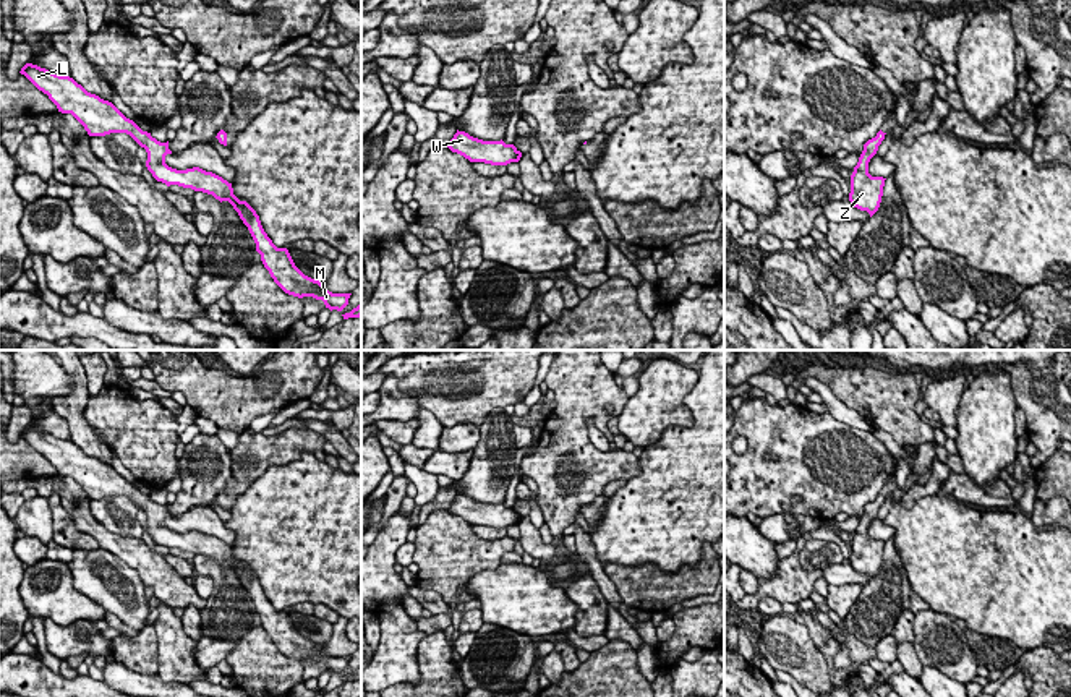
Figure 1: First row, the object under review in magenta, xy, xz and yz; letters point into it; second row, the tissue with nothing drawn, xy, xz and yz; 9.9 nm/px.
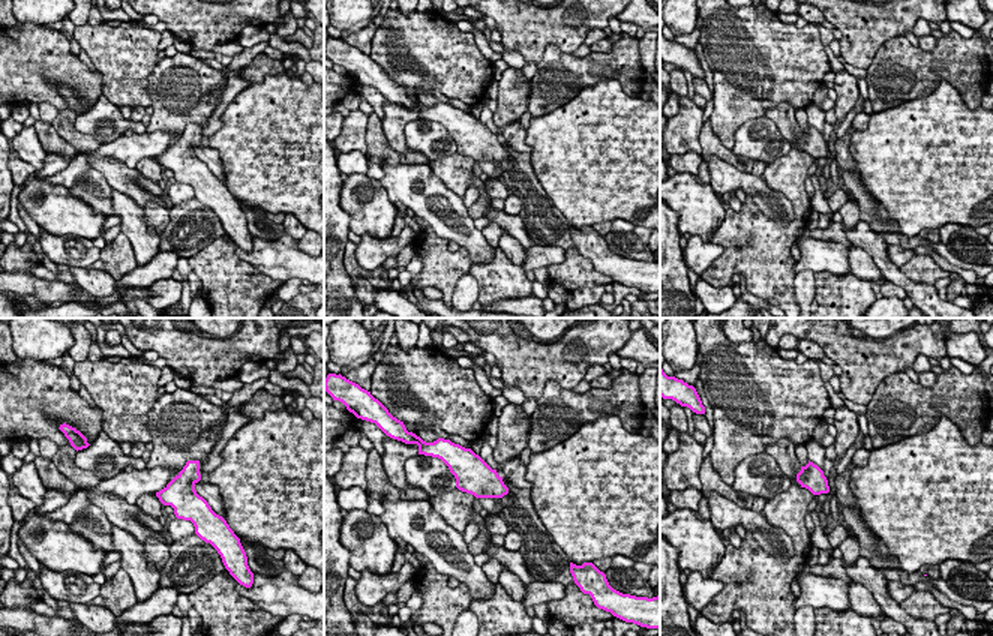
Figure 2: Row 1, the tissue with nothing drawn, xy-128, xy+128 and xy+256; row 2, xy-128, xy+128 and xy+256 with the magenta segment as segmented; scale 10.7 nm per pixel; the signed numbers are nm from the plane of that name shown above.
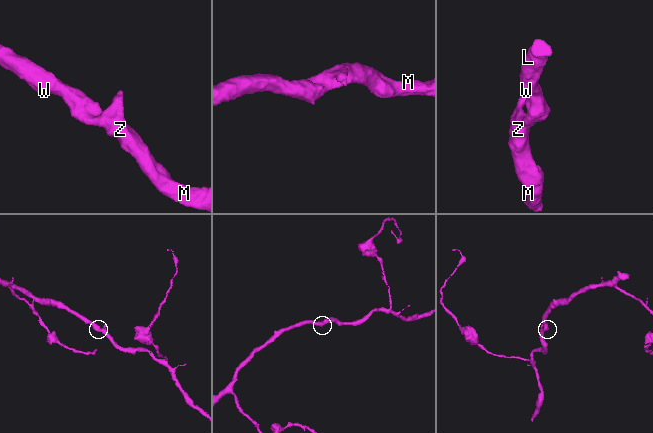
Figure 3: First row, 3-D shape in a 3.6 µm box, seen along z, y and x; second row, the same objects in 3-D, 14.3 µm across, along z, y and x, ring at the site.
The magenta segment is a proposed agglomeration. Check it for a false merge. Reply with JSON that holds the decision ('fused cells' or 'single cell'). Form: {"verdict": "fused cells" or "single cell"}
{"verdict": "single cell"}

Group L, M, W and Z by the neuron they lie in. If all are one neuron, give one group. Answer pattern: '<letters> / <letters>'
L M W Z

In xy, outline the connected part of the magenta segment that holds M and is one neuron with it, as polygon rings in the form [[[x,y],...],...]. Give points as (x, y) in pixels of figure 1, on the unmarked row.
[[[26,426],[21,434],[39,454],[49,459],[58,475],[71,477],[89,499],[126,496],[147,515],[146,530],[157,545],[191,551],[212,558],[215,562],[228,564],[248,590],[256,614],[274,645],[288,658],[322,663],[326,671],[342,674],[352,656],[332,656],[319,644],[305,639],[293,626],[287,611],[277,611],[264,595],[259,579],[246,566],[233,558],[232,546],[199,530],[177,533],[165,527],[172,517],[169,504],[160,506],[143,494],[133,483],[126,481],[112,465],[87,455],[70,439],[55,438],[45,431]]]

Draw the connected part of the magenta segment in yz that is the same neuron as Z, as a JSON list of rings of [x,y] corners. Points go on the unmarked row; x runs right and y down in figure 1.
[[[880,493],[875,501],[868,502],[864,507],[864,514],[862,514],[859,525],[854,530],[854,535],[851,538],[849,564],[854,567],[854,571],[857,571],[860,574],[867,574],[870,577],[870,580],[880,571],[886,541],[872,540],[868,537],[868,525],[877,517],[878,509],[885,502],[885,498],[886,496],[883,496]]]

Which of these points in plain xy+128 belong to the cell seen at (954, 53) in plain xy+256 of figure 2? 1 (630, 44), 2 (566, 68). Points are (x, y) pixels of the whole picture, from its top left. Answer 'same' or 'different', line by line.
1: same
2: same

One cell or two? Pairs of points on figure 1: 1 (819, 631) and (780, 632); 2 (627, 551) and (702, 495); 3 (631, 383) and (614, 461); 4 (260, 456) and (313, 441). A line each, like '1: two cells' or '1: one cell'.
1: two cells
2: one cell
3: two cells
4: one cell

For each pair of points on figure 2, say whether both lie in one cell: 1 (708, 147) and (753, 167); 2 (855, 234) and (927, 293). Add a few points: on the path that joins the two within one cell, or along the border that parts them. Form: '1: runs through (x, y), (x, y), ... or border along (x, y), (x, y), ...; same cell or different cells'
1: runs through (719, 150), (743, 165); same cell
2: runs through (873, 249), (909, 287); same cell

